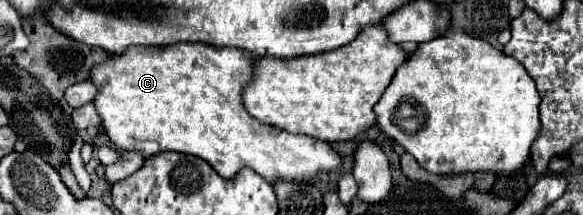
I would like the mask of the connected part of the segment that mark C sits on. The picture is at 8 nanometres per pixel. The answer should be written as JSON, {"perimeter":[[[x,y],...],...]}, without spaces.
{"perimeter":[[[179,43],[173,47],[131,47],[127,53],[93,67],[91,81],[97,85],[95,105],[103,119],[103,129],[123,151],[137,151],[143,157],[151,157],[161,151],[189,153],[209,161],[209,165],[223,179],[235,179],[235,175],[247,167],[269,183],[313,183],[313,179],[321,173],[341,169],[341,157],[329,143],[305,135],[291,135],[279,127],[259,123],[245,111],[243,91],[251,81],[251,67],[253,57],[235,47],[209,47],[201,43]]]}

